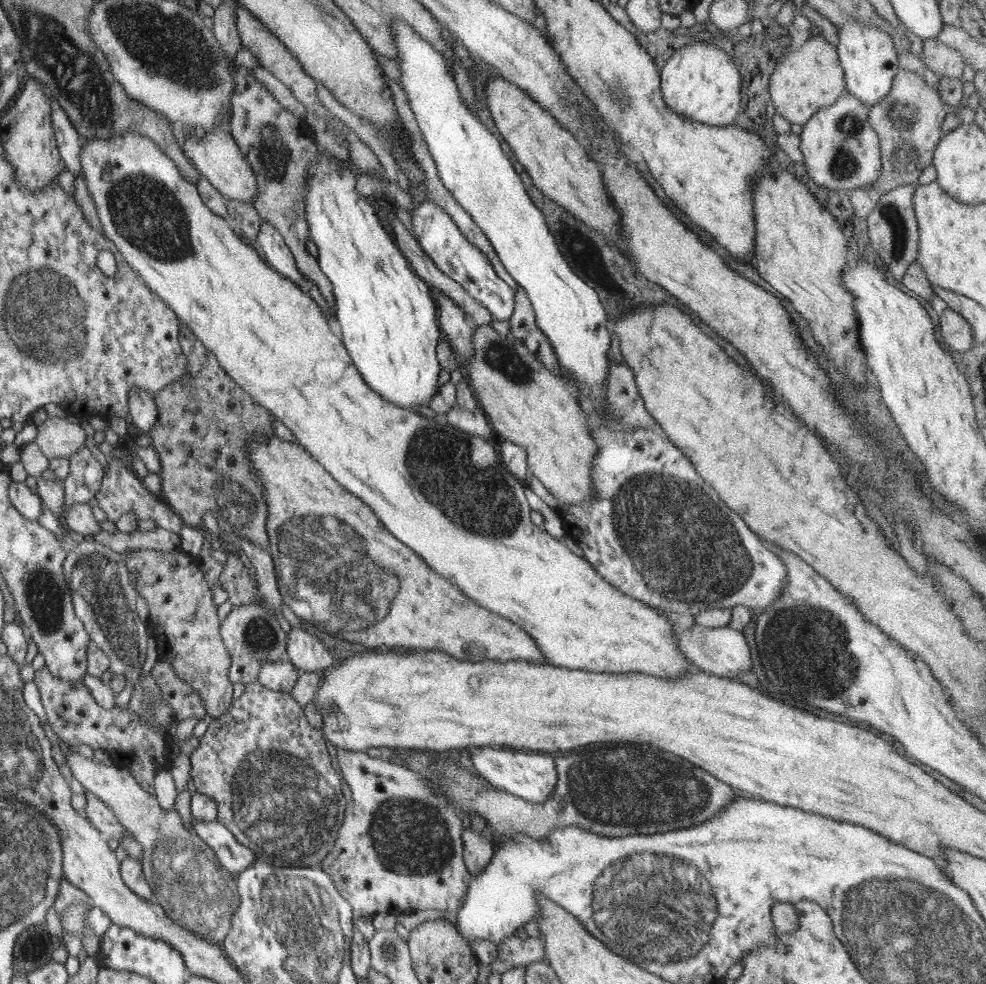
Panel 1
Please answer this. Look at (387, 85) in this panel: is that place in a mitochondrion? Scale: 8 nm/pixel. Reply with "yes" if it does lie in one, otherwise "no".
no

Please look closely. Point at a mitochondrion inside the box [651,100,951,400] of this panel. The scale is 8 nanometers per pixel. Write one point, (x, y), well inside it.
(844, 165)

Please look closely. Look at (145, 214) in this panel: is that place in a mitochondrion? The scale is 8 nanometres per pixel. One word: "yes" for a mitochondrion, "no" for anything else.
yes

